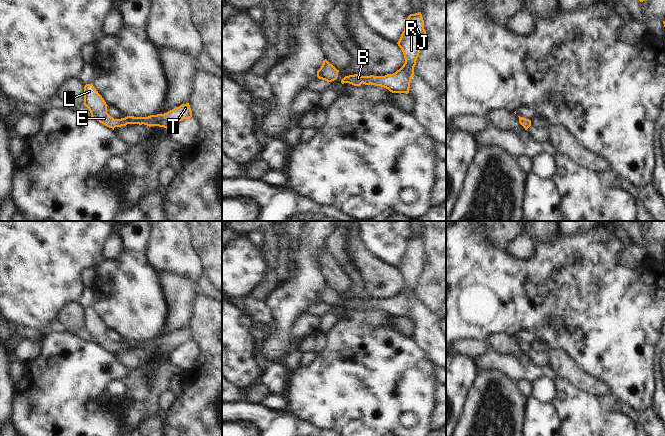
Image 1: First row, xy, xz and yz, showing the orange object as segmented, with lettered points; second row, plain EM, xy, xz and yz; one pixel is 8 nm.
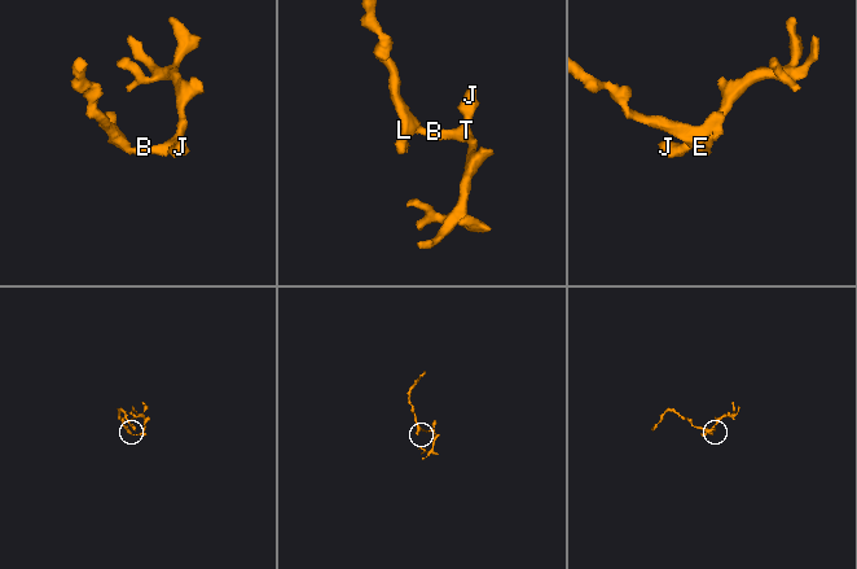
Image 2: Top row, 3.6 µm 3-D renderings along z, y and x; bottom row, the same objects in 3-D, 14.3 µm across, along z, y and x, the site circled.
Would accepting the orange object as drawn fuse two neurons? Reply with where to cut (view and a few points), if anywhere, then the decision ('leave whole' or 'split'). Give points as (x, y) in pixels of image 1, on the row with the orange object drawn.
no cut | leave whole

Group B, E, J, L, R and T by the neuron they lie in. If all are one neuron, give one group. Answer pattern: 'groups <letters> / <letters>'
groups B E J L R T

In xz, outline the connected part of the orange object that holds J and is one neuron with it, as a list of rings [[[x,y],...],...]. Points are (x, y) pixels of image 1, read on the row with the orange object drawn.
[[[421,12],[410,14],[406,19],[404,31],[401,34],[398,46],[401,48],[405,63],[393,74],[385,76],[361,76],[359,74],[345,76],[341,83],[349,83],[354,86],[365,85],[381,86],[392,93],[409,93],[411,79],[414,75],[416,60],[422,49],[426,31]]]

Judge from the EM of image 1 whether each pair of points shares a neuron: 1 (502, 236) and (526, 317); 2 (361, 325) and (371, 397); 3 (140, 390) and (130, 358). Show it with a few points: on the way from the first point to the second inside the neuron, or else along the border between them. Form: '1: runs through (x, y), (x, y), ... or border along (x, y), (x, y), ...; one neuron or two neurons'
1: border along (487, 232), (499, 245), (507, 249); two neurons
2: runs through (365, 343), (369, 353), (369, 379); one neuron
3: border along (151, 353), (141, 364), (127, 371); two neurons

